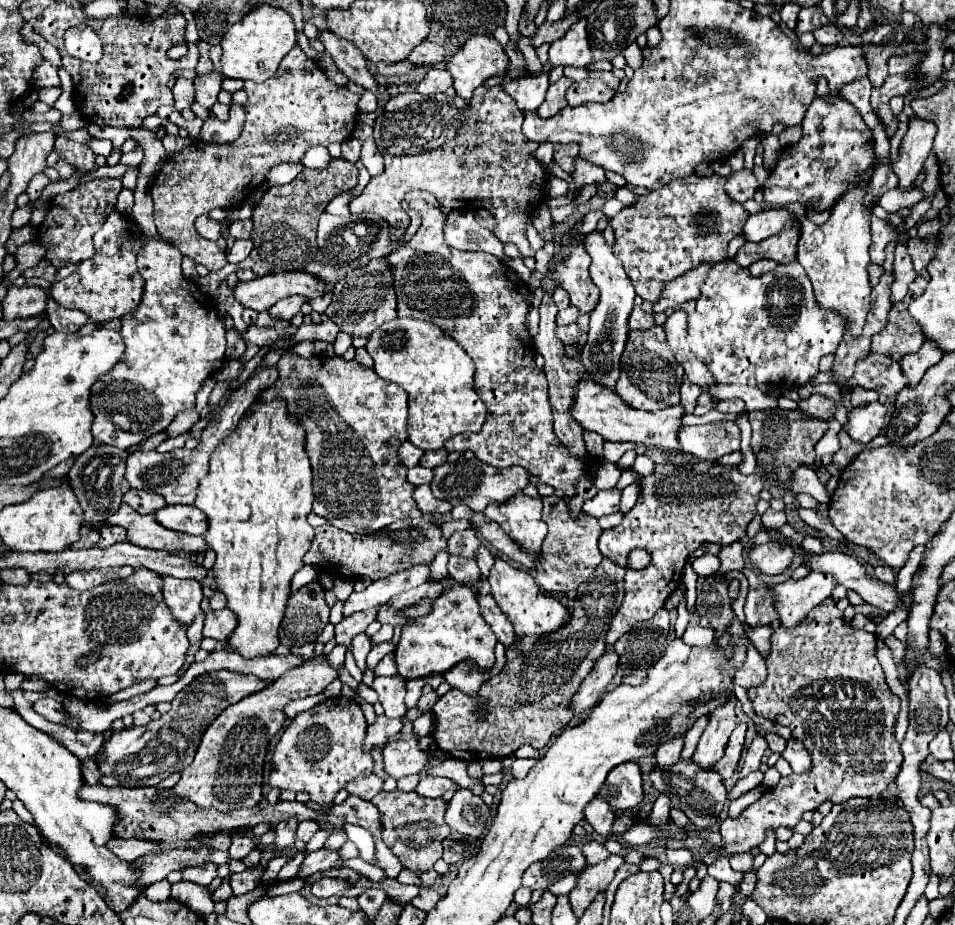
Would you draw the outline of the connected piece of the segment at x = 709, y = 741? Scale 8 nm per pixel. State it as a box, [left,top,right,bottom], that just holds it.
[694,699,738,769]

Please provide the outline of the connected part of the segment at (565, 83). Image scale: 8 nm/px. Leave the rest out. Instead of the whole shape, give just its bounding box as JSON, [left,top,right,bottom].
[538,77,574,119]

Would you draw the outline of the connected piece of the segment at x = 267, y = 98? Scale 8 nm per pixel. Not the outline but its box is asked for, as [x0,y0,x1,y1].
[150,45,360,271]

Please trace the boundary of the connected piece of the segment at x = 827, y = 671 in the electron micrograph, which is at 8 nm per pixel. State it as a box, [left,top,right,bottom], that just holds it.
[720,597,902,855]

